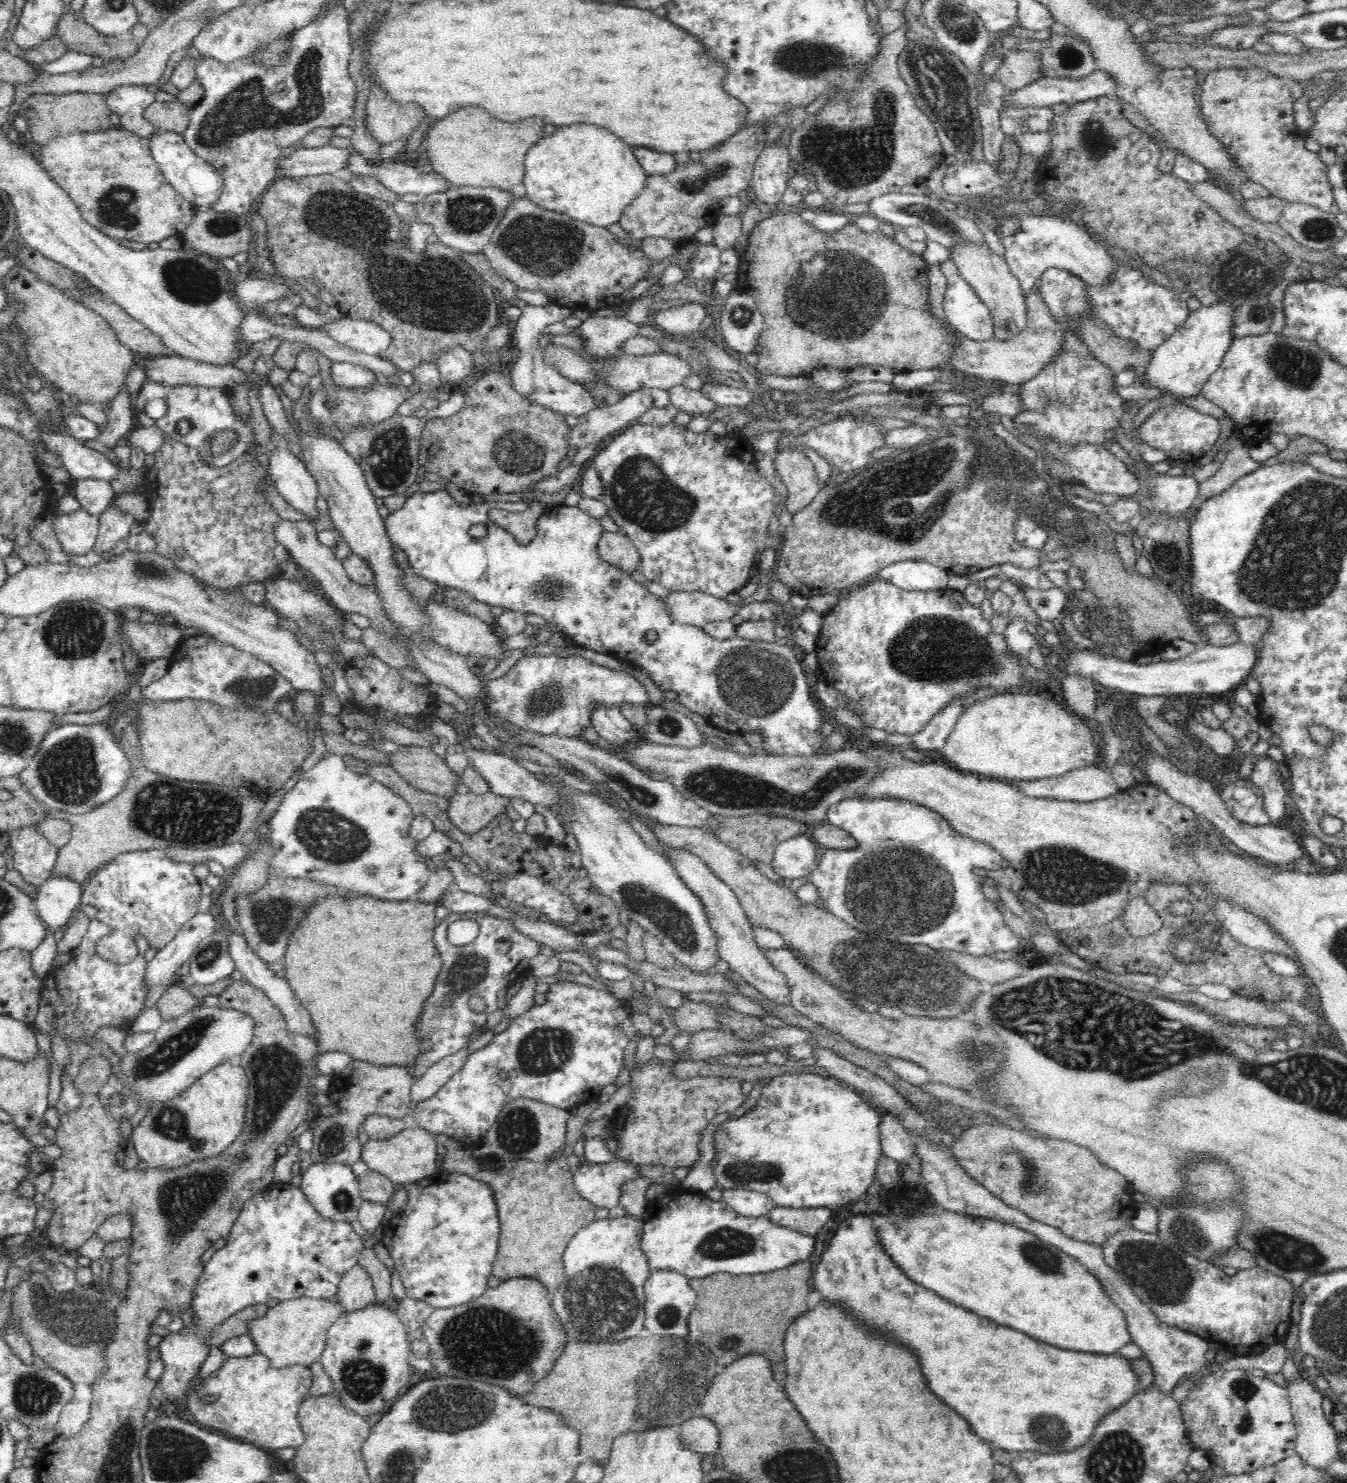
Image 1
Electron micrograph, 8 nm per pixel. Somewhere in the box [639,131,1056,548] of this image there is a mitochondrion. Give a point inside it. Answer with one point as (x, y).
(876, 511)

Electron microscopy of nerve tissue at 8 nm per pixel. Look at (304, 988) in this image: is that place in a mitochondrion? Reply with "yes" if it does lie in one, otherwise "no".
no

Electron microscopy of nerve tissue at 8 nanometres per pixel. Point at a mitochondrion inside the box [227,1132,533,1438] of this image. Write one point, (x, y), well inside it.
(363, 1379)

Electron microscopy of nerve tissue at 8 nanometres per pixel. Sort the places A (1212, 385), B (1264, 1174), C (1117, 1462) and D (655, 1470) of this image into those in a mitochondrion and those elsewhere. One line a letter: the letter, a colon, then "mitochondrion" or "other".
A: other
B: other
C: mitochondrion
D: other

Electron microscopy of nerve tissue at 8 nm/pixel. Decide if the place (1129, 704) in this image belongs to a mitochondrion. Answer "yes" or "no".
no

